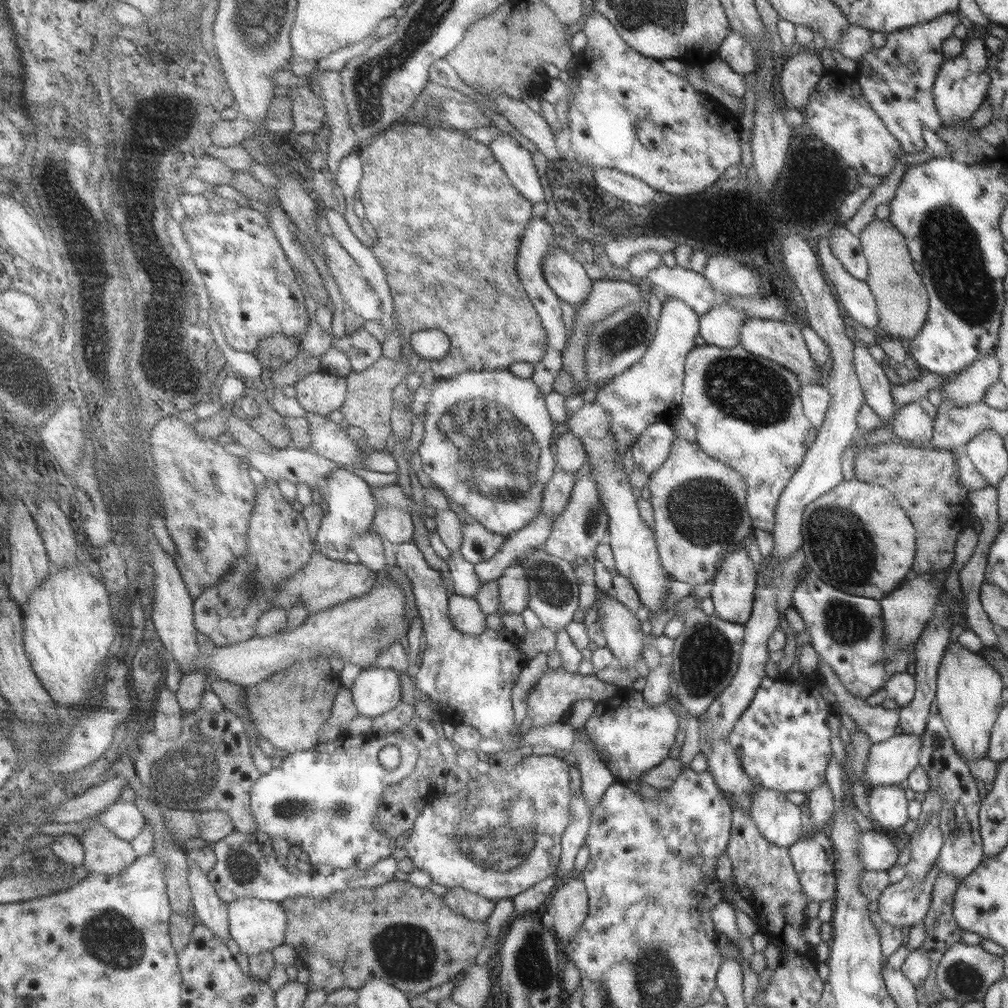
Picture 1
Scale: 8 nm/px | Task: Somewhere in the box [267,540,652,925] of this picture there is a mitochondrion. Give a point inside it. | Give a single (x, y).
(490, 832)

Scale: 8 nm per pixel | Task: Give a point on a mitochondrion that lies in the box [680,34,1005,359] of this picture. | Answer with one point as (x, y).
(951, 251)

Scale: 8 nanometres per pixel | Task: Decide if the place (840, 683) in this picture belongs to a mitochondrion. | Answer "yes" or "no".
no

